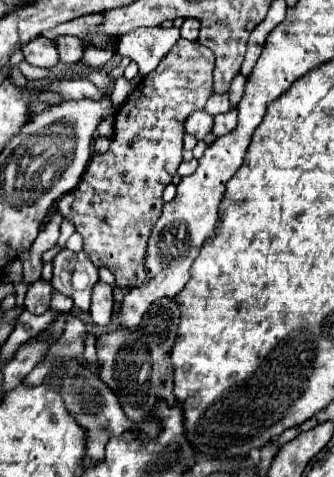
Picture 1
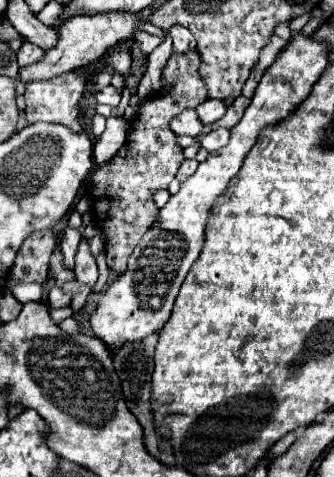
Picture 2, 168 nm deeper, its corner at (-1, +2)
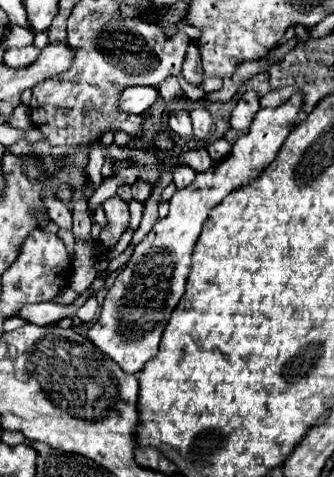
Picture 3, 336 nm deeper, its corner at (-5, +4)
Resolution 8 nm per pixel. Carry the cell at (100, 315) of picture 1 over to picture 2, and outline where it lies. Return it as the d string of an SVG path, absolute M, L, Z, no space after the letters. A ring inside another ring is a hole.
M82 237L80 247L76 251L74 273L76 273L76 279L80 283L86 283L90 287L94 287L96 281L98 281L98 267L96 267L96 261L94 261L92 253L90 253L90 239L88 237Z

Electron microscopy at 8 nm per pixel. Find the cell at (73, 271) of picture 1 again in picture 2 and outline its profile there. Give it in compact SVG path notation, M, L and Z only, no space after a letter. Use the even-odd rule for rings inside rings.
M66 227L66 229L64 229L62 251L64 251L64 265L66 265L68 269L74 269L74 255L76 255L80 237L82 237L82 233L80 233L78 229L72 229L72 227Z

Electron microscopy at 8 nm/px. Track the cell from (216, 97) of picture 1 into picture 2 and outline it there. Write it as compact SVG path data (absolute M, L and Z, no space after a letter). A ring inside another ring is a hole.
M206 99L204 103L200 103L200 107L196 107L196 115L204 125L212 125L214 121L222 119L224 113L226 113L226 105L220 99Z

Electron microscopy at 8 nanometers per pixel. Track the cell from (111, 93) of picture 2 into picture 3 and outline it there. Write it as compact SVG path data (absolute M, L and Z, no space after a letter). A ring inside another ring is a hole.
M126 87L118 97L118 105L126 113L144 113L158 97L156 87Z

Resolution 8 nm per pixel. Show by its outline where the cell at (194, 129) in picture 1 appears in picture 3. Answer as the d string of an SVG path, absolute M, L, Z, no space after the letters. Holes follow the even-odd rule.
M174 111L168 117L168 127L178 133L180 137L190 137L192 135L192 121L186 111Z

